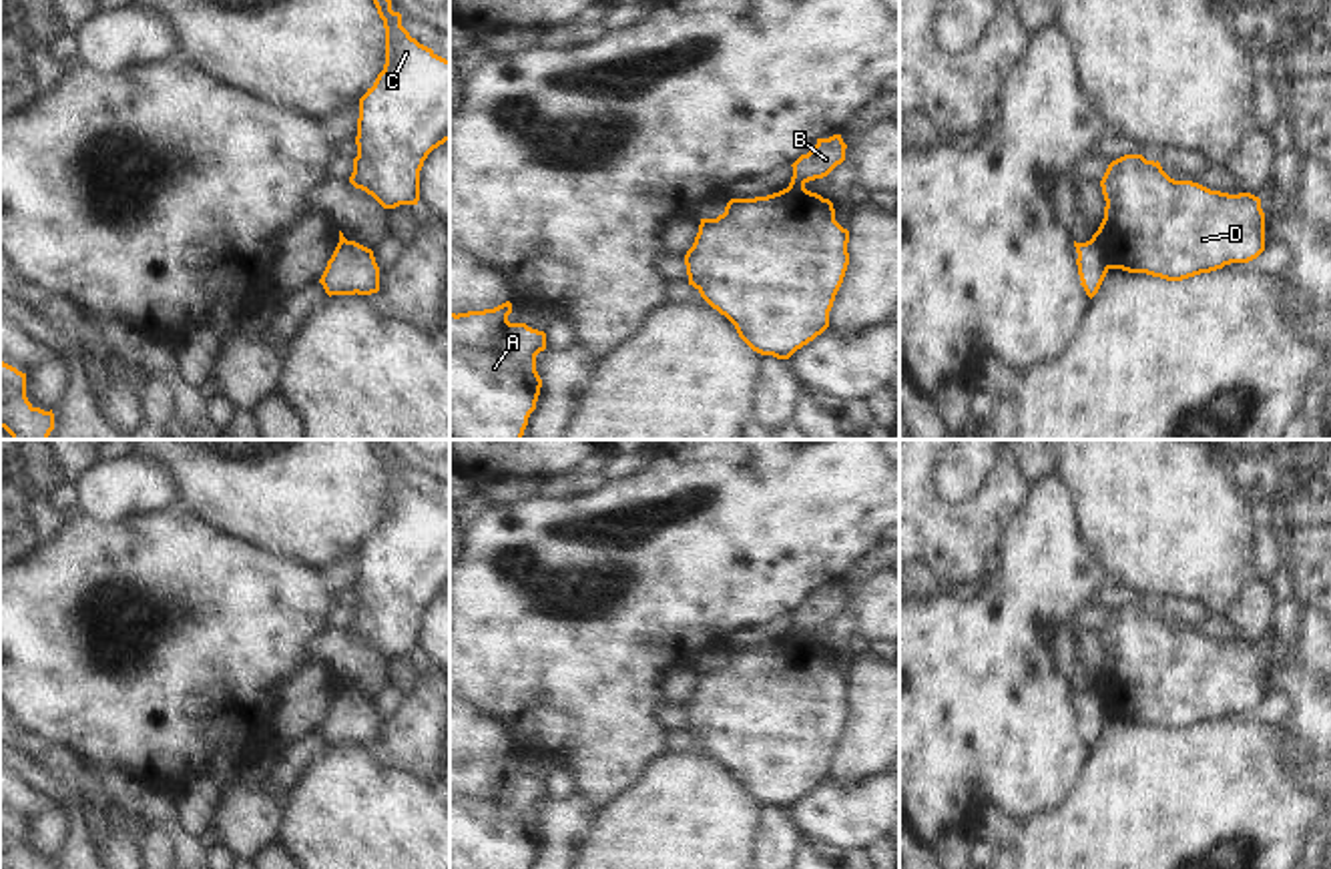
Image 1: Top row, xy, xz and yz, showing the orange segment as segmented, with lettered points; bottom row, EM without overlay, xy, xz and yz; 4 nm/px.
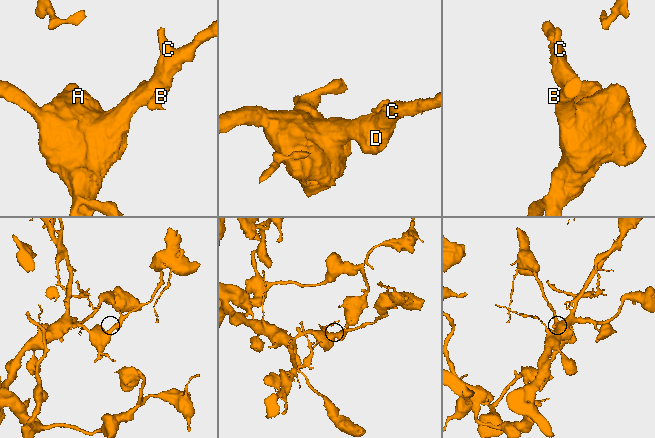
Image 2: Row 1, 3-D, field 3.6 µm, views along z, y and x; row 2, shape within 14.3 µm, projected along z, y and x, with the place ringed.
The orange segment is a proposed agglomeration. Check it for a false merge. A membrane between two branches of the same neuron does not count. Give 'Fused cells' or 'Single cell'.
Fused cells.

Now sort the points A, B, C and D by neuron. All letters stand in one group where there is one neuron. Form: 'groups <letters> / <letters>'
groups A C D / B

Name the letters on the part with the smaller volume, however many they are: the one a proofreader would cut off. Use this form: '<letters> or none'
B

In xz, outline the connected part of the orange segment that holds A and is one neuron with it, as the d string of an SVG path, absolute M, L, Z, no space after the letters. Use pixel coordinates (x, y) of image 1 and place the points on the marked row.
M510 301L484 311L450 311L450 440L524 436L542 387L536 355L546 349L546 333L526 323L510 323L510 313Z

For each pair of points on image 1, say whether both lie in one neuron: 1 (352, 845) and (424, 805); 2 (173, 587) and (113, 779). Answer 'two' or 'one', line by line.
1: one
2: two

